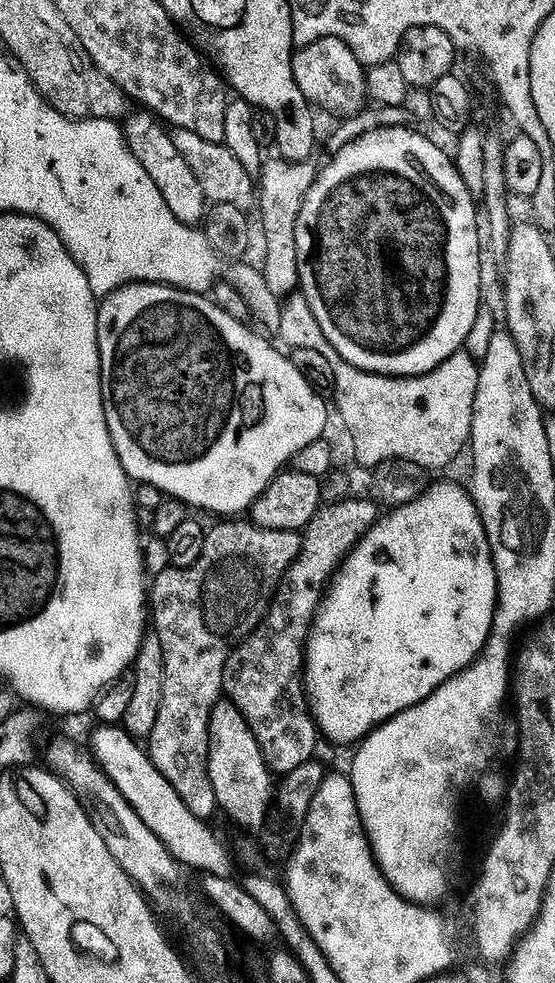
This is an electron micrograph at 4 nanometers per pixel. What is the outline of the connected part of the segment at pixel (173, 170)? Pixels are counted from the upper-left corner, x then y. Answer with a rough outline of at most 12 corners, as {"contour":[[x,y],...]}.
{"contour":[[151,111],[127,117],[126,138],[184,218],[203,217],[204,188]]}

